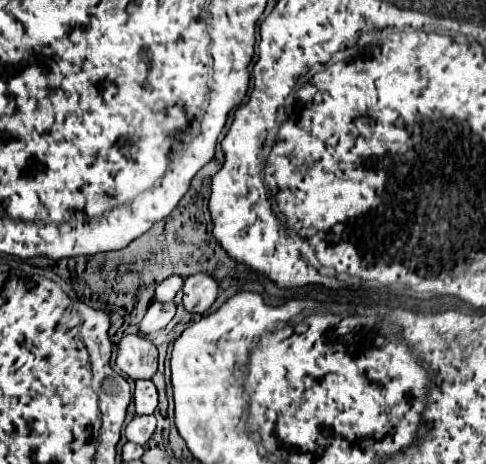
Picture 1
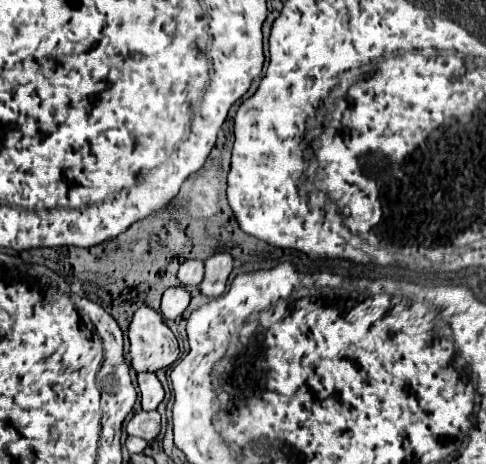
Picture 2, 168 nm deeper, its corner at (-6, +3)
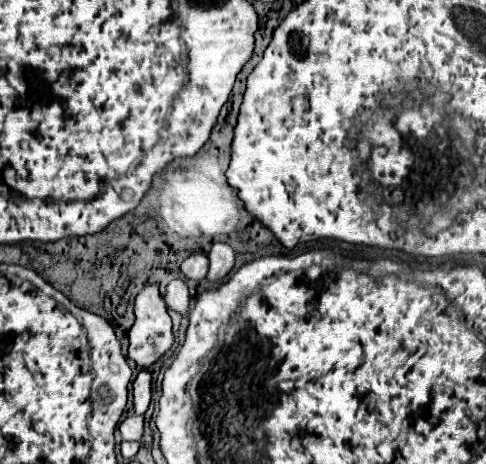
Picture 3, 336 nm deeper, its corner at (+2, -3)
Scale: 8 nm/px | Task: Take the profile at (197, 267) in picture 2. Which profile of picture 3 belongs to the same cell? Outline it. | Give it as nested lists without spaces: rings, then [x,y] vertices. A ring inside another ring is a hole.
[[[196,252],[184,260],[180,270],[188,280],[204,280],[208,274],[208,256],[204,252]]]

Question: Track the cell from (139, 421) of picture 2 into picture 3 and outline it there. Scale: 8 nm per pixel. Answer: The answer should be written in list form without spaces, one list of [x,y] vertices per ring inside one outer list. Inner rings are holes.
[[[136,414],[126,416],[118,424],[118,430],[120,430],[124,440],[140,440],[142,438],[142,428],[144,428],[144,416],[136,416]]]

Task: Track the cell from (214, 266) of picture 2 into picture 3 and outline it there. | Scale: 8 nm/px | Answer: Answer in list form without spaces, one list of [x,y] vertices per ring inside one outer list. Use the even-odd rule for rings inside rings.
[[[216,242],[208,254],[210,258],[210,272],[208,272],[208,280],[216,282],[222,280],[234,266],[236,262],[236,252],[232,250],[230,244],[226,242]]]

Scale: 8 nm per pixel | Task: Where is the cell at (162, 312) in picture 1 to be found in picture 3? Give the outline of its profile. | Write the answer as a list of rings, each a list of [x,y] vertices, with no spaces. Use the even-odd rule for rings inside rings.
[[[180,278],[172,280],[168,286],[166,286],[166,306],[168,310],[176,310],[180,314],[186,314],[188,310],[188,304],[190,304],[190,294],[188,294],[188,284]]]

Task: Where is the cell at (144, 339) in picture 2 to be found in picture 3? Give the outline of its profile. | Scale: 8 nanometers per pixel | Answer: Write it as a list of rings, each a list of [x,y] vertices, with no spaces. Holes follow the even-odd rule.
[[[148,284],[142,288],[142,292],[136,296],[136,306],[134,306],[134,326],[128,332],[130,338],[130,348],[128,348],[128,356],[142,368],[148,368],[150,364],[154,364],[158,358],[164,356],[164,352],[170,350],[170,346],[174,344],[174,336],[172,336],[172,318],[168,314],[166,302],[160,294],[160,286],[158,284]]]

